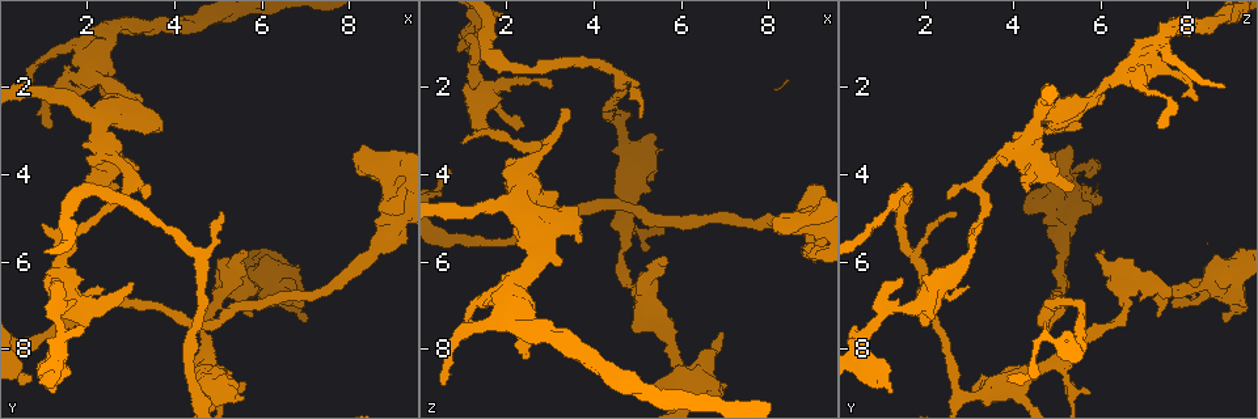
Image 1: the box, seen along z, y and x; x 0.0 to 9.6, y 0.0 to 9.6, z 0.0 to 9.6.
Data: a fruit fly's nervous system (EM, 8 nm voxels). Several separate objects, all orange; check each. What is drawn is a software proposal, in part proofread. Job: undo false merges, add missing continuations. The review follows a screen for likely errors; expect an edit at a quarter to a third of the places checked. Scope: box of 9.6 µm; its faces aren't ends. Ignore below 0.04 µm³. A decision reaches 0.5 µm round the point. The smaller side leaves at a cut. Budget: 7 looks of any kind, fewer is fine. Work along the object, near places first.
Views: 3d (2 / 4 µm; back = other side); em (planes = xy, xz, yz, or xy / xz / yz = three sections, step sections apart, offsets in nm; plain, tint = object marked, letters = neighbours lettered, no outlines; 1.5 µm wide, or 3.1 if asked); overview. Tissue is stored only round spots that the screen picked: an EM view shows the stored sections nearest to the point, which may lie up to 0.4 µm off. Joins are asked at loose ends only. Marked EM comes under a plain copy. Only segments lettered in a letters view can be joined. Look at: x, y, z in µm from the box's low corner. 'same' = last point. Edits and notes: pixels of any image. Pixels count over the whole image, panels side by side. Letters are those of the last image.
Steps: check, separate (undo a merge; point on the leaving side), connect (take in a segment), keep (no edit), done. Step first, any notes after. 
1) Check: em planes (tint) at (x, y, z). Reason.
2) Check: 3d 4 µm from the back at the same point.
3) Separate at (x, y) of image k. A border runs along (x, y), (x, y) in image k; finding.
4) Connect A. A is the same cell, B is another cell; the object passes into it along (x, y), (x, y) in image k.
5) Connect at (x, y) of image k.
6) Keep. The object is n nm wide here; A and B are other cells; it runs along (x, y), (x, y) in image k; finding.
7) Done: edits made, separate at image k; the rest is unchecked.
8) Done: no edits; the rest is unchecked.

Check: em yz step 4 (letters) at (0.65, 8.65, 3.85).

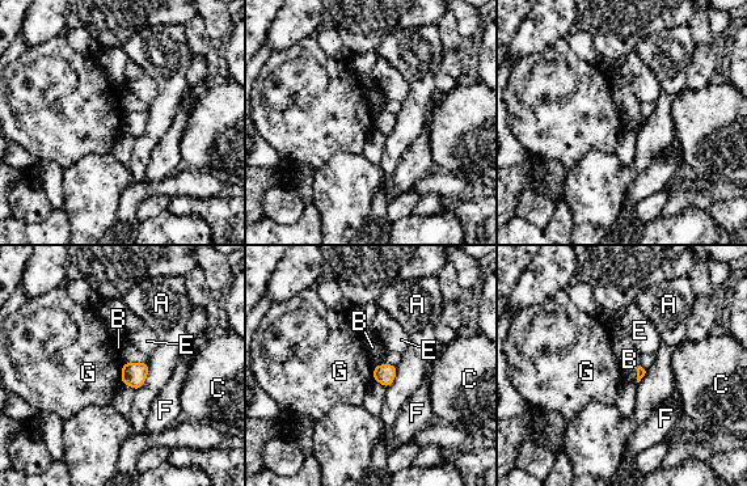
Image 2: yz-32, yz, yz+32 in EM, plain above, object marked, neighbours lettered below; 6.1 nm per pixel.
Check: em planes (letters) at the same point. Another direction.

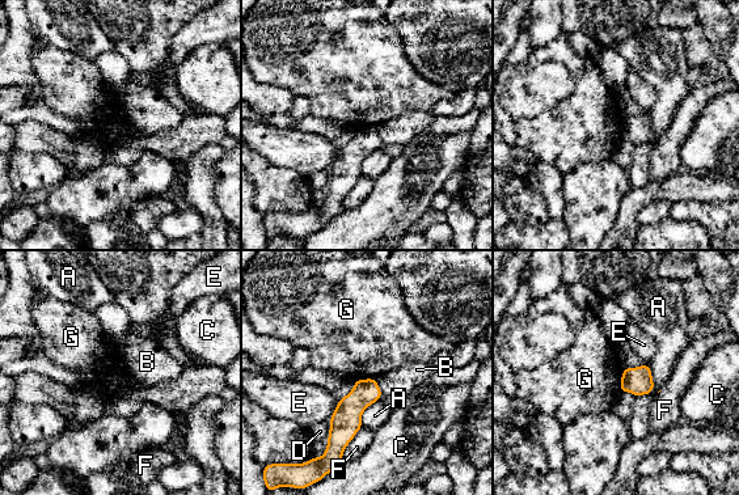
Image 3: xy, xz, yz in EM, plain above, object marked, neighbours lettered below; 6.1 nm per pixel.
Keep. A, B, C, D, E, F and G are other cells; a border runs along (623, 369), (619, 390) in image 3; none of them fits.

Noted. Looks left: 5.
Check: 3d 4 µm at (1.20, 6.30, 1.35). An open end.

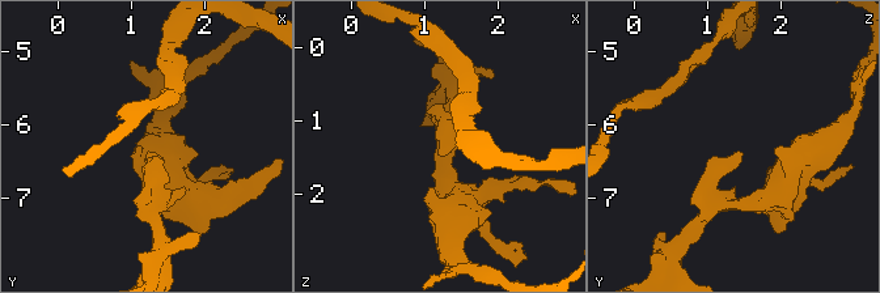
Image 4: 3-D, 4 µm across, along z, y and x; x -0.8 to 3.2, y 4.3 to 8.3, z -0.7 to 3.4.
Check: em planes (letters) at (1.25, 6.40, 1.40). Now the EM.

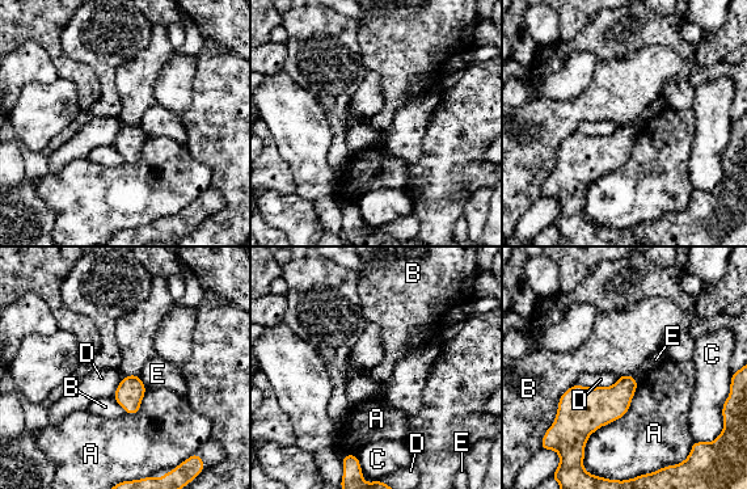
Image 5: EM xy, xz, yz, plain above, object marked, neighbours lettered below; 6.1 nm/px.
Keep. A, B, C, D and E are other cells; none of them fits.

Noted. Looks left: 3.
Check: 3d 2 µm at (4.50, 9.05, 2.80). Abrupt turn.

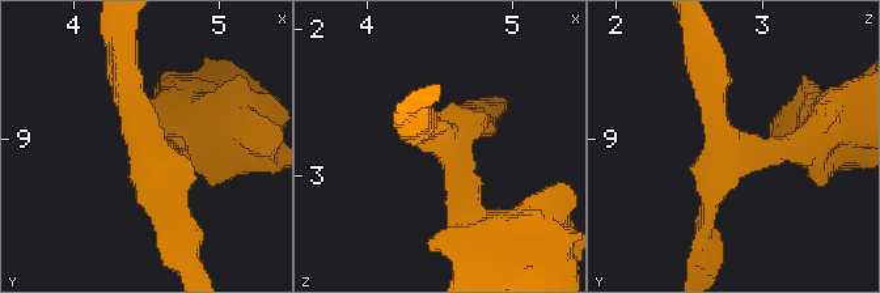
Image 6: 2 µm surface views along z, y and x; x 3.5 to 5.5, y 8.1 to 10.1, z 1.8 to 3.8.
Check: em xy step 4 (letters) at (4.54, 9.06, 2.80).

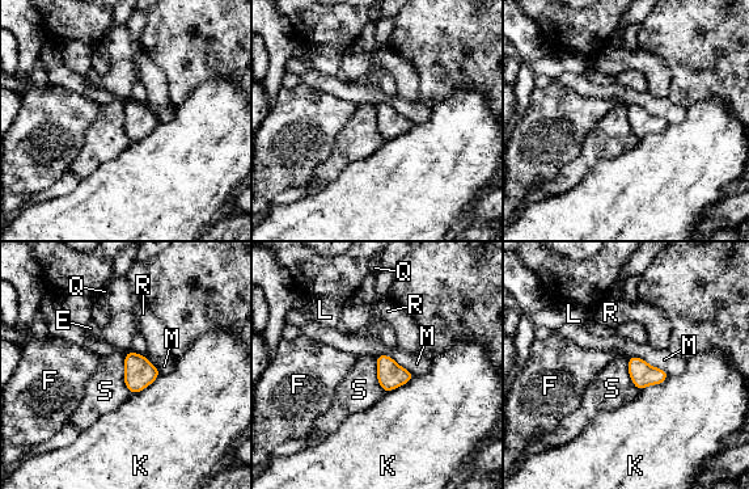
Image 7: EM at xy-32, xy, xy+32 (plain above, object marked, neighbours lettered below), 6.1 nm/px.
Check: em planes (letters) at the same point.

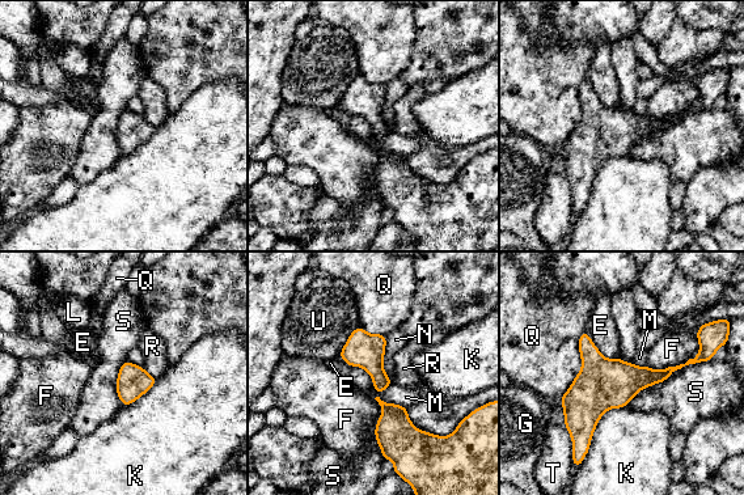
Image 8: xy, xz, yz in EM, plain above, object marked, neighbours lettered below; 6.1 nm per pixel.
Keep. E, F, G, K, L, M, N, Q, R, S, T and U are other cells; a border runs along (387, 337), (383, 364) in image 8; all the same neuron.

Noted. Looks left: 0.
Done: no edits; the rest is unchecked.

